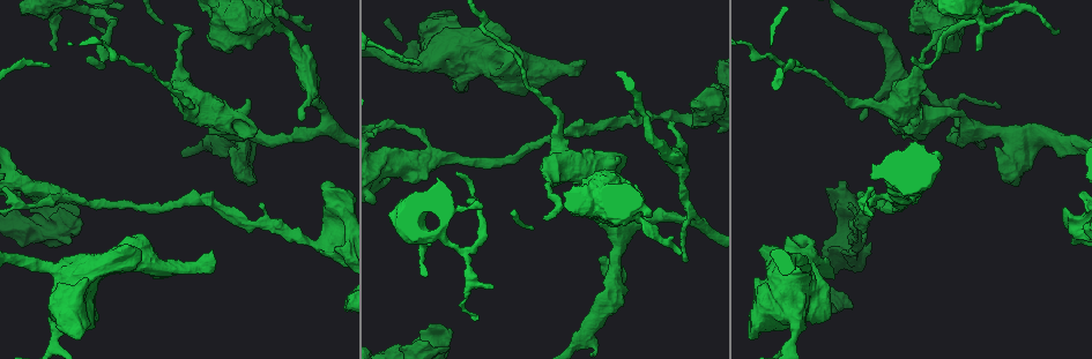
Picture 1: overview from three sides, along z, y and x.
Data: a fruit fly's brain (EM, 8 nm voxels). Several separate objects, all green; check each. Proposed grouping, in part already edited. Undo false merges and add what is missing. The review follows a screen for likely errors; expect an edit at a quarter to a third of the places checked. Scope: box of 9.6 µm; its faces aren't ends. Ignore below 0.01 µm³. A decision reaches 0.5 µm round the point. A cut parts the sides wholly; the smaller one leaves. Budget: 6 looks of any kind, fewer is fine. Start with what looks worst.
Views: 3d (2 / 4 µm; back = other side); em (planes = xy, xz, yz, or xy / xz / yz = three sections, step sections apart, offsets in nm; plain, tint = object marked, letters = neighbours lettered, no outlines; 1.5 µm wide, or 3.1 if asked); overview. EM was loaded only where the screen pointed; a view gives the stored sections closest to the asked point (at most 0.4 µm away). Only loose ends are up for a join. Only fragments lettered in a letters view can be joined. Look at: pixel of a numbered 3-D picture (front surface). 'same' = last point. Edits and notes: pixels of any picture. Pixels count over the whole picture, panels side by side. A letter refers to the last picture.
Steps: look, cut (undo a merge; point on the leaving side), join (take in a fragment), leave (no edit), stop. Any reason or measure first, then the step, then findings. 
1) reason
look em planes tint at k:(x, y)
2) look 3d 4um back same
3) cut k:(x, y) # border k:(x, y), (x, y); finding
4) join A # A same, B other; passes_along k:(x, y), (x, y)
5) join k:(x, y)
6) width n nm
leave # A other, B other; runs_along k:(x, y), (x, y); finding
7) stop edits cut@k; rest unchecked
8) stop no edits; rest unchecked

stops while still wide
look 3d 4um at 1:(76, 218)

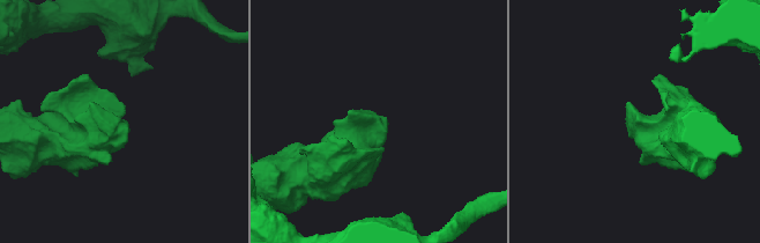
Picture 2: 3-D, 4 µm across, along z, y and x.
look em planes letters at 2:(632, 115)

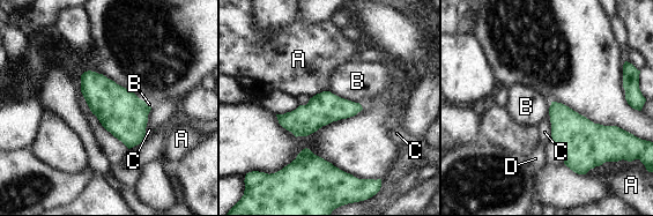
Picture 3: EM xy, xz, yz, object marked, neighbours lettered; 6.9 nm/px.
longest_contact C 240 nm
leave # A other, B other, C other, D other; border 3:(329, 90), (358, 103); no lettered fragment goes on from it

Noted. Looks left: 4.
look em planes letters at 1:(213, 251)

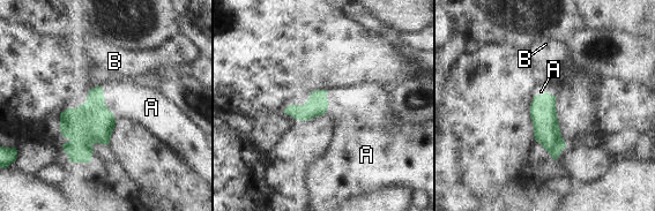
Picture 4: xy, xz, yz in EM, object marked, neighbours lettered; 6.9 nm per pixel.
join A # A same, B other; passes_along 4:(91, 122), (104, 100), (139, 103); the neuron continues

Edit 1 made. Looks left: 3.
stop edits join@4; rest unchecked

